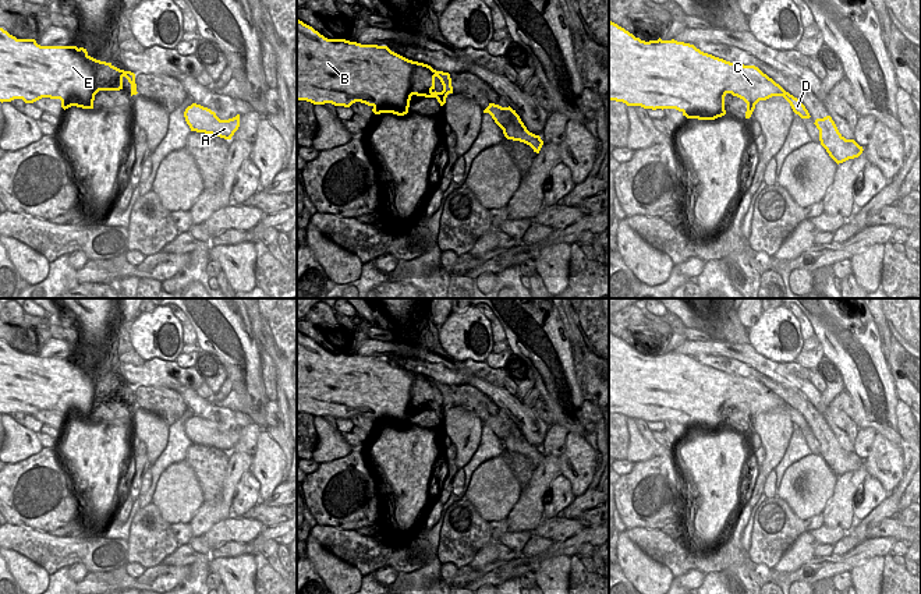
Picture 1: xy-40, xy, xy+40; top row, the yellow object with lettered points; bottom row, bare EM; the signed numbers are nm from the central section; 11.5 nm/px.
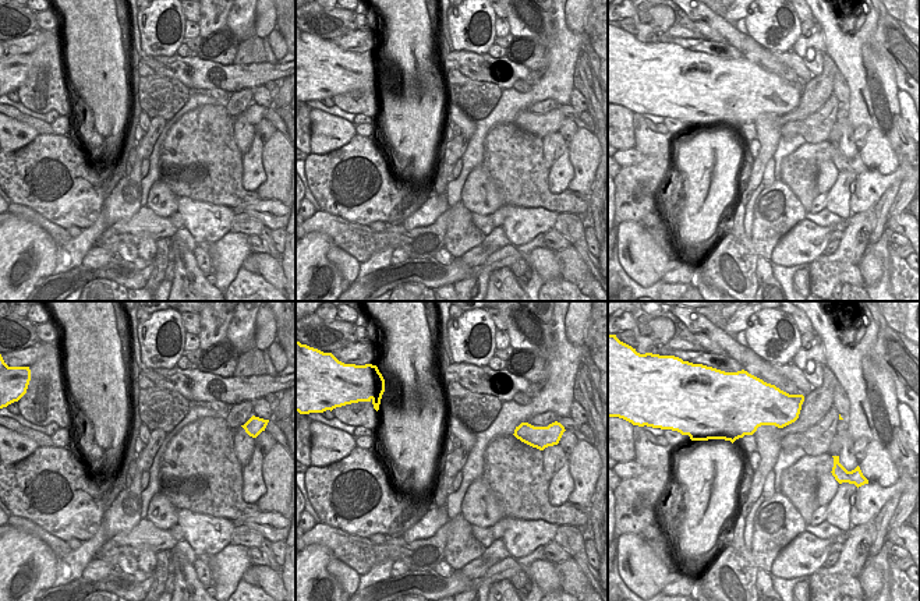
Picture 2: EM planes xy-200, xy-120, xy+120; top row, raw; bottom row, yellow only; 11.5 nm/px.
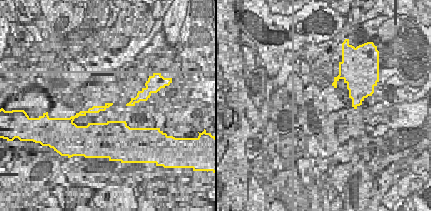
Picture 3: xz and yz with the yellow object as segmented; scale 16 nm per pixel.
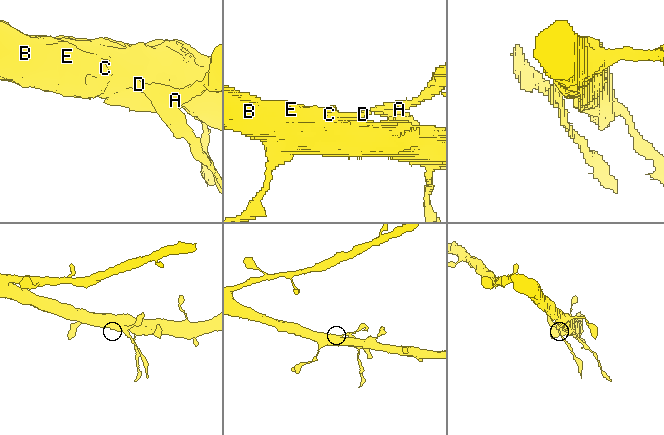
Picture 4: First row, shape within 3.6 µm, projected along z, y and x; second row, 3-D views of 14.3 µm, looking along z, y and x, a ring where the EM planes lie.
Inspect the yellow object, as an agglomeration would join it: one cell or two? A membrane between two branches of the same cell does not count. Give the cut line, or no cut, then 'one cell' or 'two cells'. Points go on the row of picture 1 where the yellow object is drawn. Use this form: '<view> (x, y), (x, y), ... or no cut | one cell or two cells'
xy+40 (806, 110), (808, 117) | two cells

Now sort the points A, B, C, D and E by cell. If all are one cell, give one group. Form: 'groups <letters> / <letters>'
groups A / B C D E

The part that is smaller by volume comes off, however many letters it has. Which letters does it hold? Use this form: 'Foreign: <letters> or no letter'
Foreign: A

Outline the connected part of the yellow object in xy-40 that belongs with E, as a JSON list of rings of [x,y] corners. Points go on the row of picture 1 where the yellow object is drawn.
[[[0,28],[0,102],[22,99],[33,103],[42,98],[60,99],[65,110],[71,106],[93,109],[99,91],[123,89],[123,78],[131,84],[131,96],[137,95],[135,74],[111,63],[91,57],[84,47],[40,46],[35,39],[17,39]]]

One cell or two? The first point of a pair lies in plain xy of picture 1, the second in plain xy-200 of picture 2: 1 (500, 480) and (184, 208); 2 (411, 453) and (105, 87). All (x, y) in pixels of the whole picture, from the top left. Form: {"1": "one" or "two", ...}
{"1": "two", "2": "one"}

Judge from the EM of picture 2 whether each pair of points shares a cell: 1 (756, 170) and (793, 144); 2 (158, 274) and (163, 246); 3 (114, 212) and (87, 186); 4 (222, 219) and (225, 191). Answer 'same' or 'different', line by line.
1: different
2: same
3: different
4: different

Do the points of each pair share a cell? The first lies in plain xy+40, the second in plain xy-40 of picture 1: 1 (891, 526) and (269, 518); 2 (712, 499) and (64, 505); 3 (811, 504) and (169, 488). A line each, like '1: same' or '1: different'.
1: different
2: different
3: same

